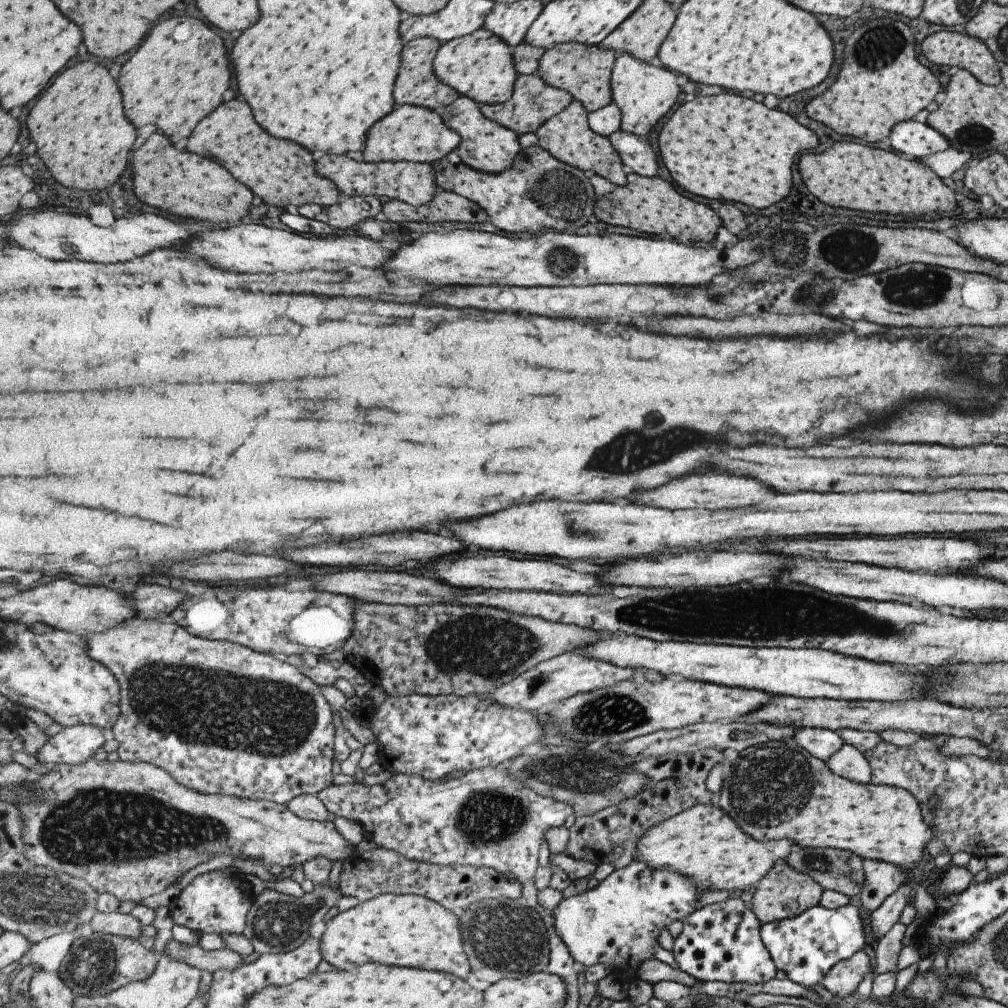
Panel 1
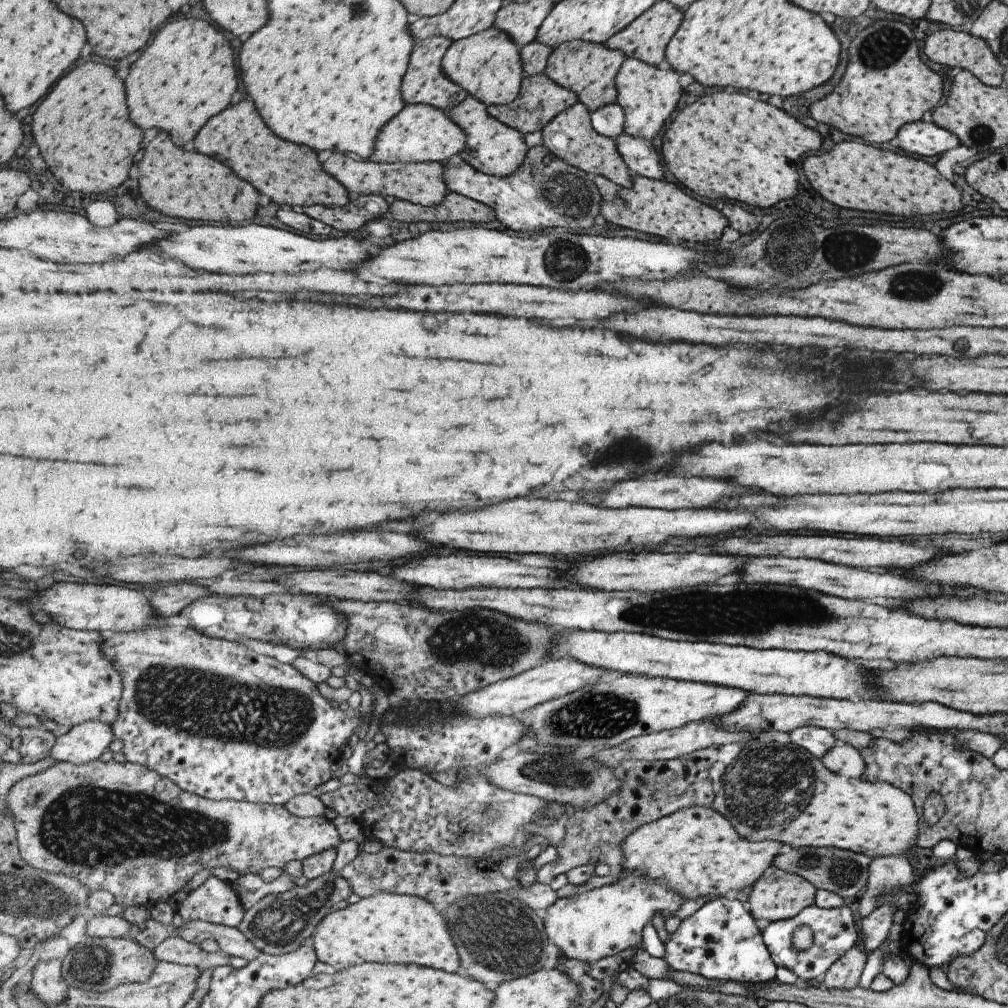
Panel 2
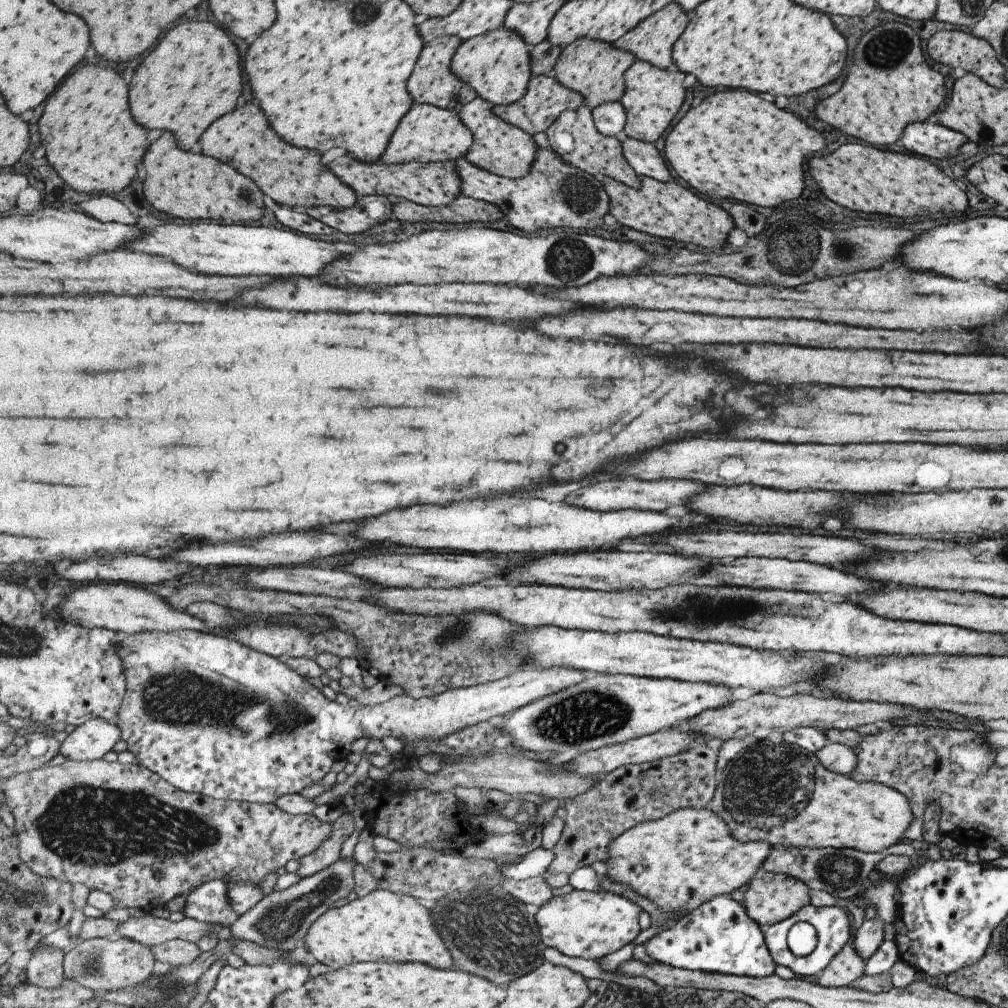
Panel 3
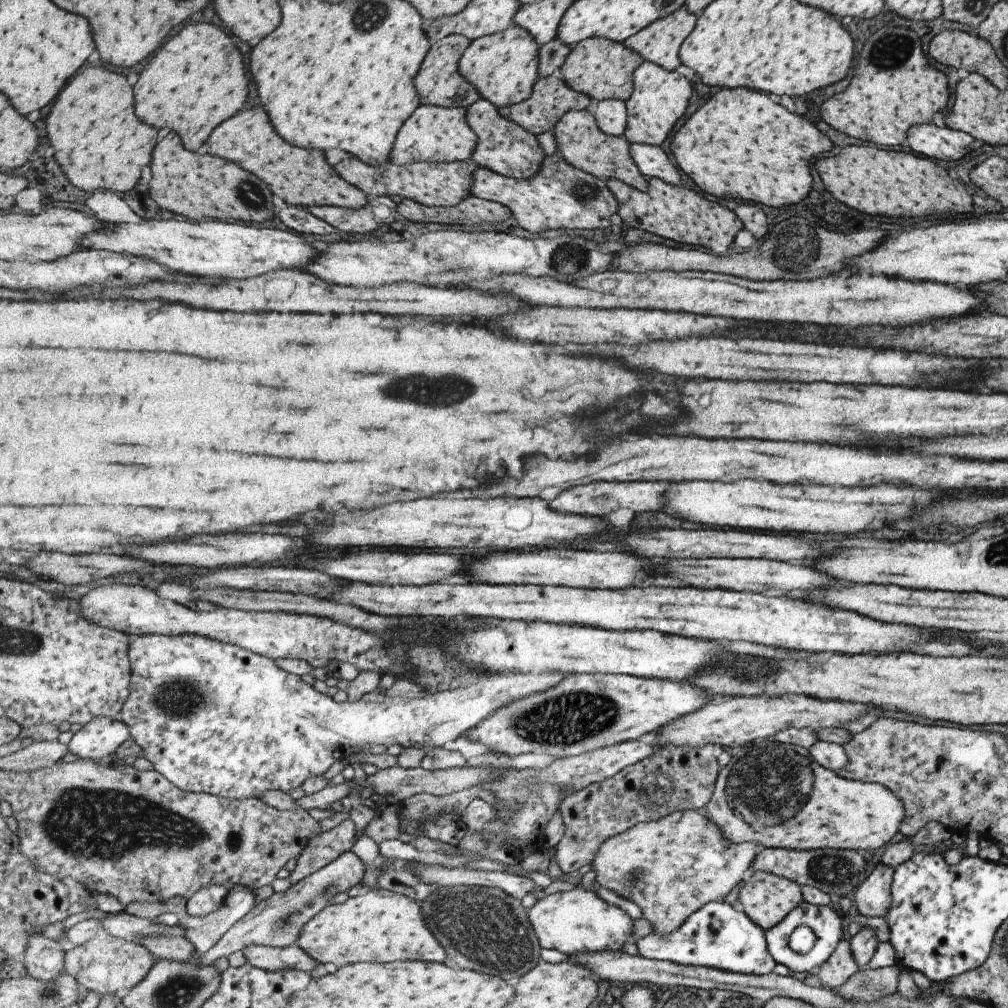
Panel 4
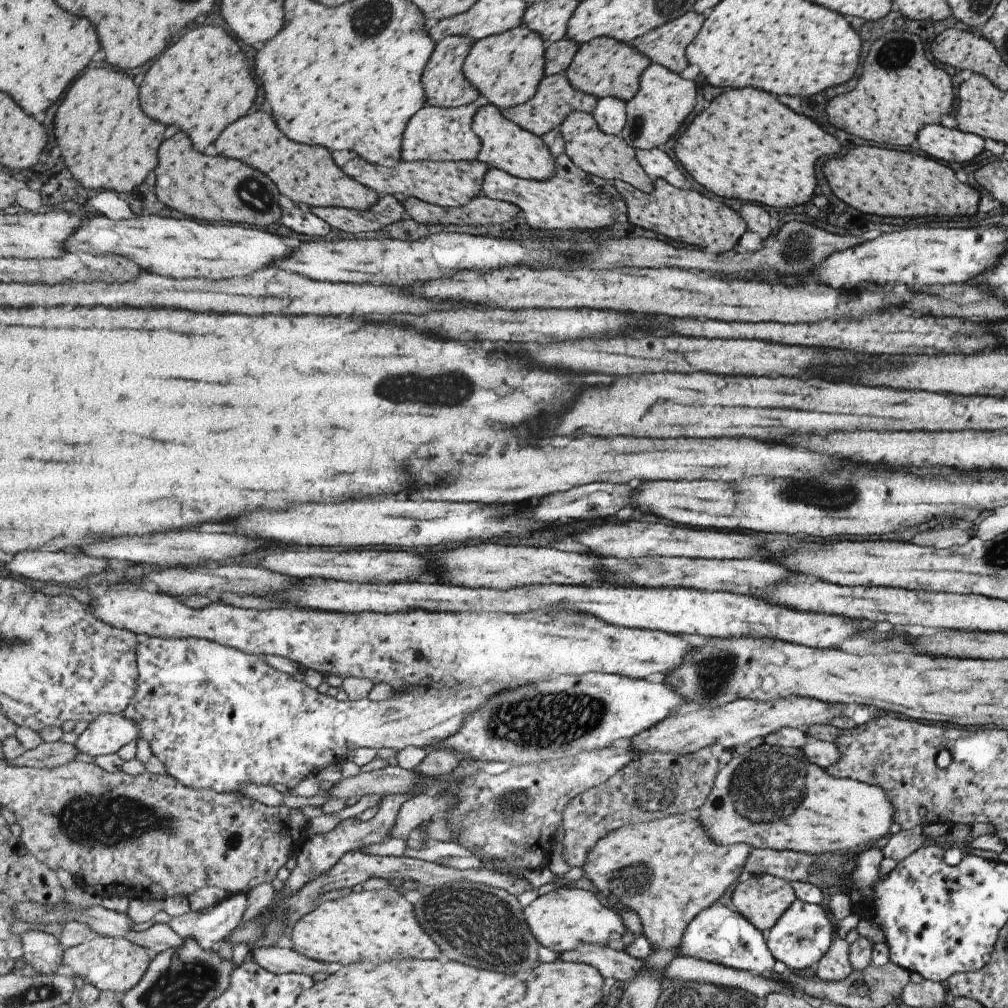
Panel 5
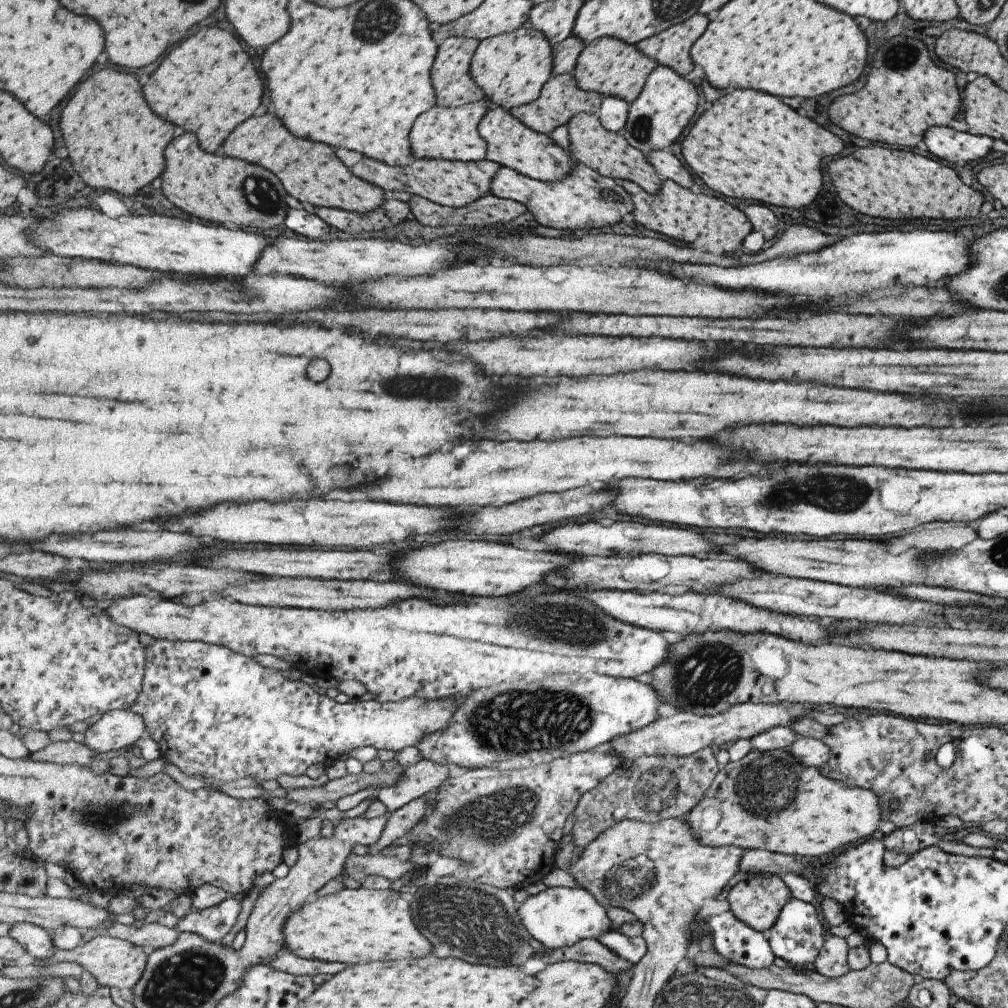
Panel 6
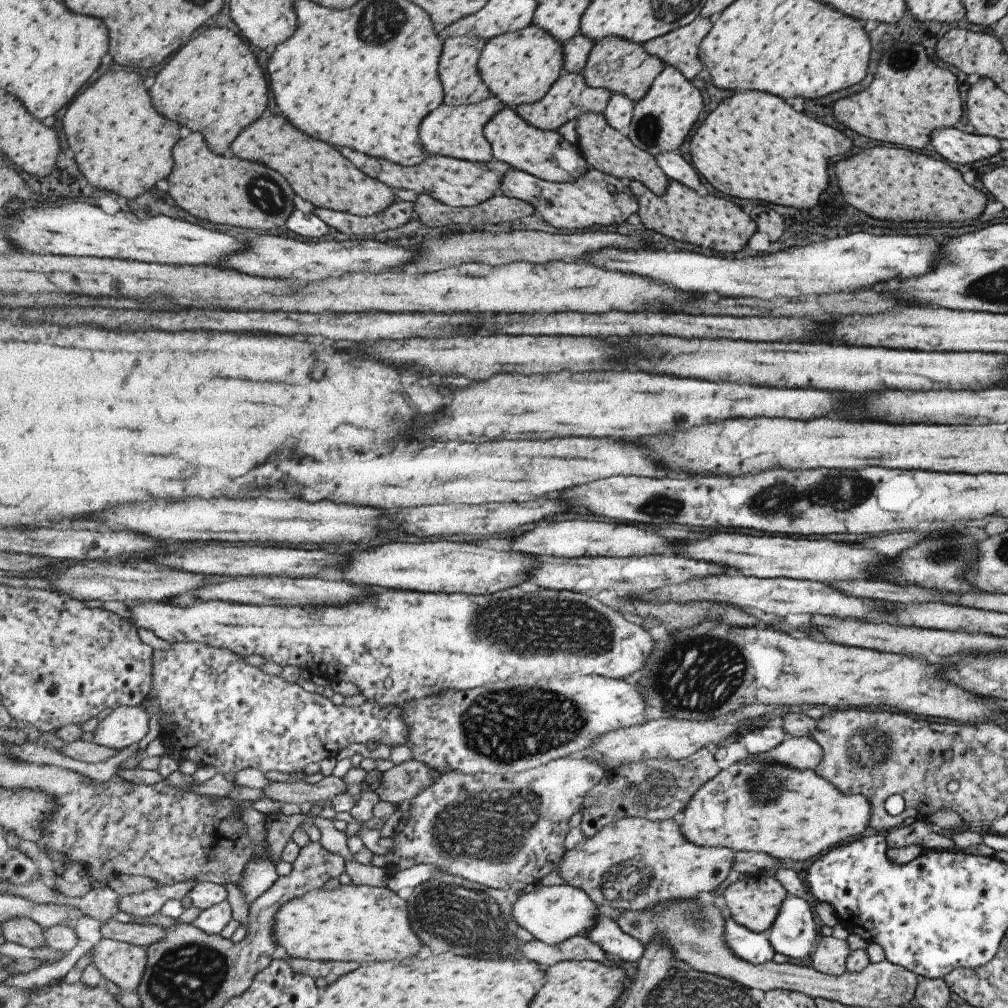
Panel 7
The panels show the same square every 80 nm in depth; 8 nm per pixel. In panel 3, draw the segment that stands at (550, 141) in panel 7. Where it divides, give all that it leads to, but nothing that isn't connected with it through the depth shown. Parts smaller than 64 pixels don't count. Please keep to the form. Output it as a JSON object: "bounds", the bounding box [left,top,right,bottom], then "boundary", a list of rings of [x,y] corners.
{"bounds":[459,96,540,179],"boundary":[[[478,96],[459,112],[463,122],[475,135],[474,145],[466,156],[469,162],[502,177],[512,179],[526,177],[531,172],[538,158],[540,147],[535,144],[535,140],[533,140],[530,132],[496,115],[494,104],[485,100],[483,97]]]}

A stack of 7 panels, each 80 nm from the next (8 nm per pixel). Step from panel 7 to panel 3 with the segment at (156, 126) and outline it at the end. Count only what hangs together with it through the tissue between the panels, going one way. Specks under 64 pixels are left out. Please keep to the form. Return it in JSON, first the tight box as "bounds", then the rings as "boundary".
{"bounds":[41,64,151,194],"boundary":[[[95,64],[83,66],[75,74],[71,74],[71,78],[67,78],[67,82],[55,92],[55,98],[47,102],[47,110],[41,118],[41,134],[47,146],[47,158],[55,166],[55,170],[63,176],[63,180],[69,186],[89,194],[103,194],[103,192],[111,194],[127,188],[135,180],[143,154],[147,154],[147,148],[151,146],[149,130],[139,126],[131,116],[129,84],[113,68],[105,70],[105,66],[95,66]]]}

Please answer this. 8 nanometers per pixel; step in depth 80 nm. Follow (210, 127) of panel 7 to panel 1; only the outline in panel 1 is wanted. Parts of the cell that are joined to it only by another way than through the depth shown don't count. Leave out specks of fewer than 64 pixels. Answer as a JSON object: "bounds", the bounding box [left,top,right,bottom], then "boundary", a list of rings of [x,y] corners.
{"bounds":[119,18,231,144],"boundary":[[[167,18],[165,22],[155,26],[155,30],[147,36],[147,42],[143,42],[135,56],[123,66],[119,86],[123,86],[123,98],[127,102],[127,116],[131,118],[131,122],[135,122],[135,126],[139,128],[147,124],[159,124],[159,130],[163,130],[177,144],[185,136],[189,138],[197,124],[223,104],[223,94],[231,88],[231,66],[225,42],[199,18]]]}

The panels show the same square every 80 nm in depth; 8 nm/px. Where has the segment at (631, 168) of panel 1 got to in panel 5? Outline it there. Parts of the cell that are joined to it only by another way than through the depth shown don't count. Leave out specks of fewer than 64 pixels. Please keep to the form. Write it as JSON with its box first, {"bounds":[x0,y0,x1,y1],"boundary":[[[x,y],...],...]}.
{"bounds":[635,147,685,188],"boundary":[[[658,147],[652,149],[636,149],[635,156],[641,168],[651,180],[661,179],[677,188],[685,186],[685,176],[677,168],[677,164]]]}

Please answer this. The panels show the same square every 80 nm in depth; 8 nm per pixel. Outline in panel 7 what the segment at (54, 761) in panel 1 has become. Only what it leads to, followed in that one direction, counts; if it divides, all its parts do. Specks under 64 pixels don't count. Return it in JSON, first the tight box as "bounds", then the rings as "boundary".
{"bounds":[93,704,149,750],"boundary":[[[143,704],[122,706],[99,722],[93,732],[96,743],[123,750],[141,742],[149,732],[149,712]]]}

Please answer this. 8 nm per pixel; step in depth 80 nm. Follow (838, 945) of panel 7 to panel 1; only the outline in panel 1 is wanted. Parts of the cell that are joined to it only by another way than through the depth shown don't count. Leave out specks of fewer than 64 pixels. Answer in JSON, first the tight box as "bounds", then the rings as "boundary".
{"bounds":[820,949,873,997],"boundary":[[[862,949],[856,950],[849,958],[838,960],[820,980],[835,997],[855,995],[863,975],[873,965],[873,959]]]}

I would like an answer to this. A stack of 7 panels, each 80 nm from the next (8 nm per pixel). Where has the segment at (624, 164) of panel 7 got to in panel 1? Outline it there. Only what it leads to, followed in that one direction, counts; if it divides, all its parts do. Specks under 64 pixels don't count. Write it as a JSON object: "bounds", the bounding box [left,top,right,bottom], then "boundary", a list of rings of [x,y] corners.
{"bounds":[535,101,627,187],"boundary":[[[573,101],[561,114],[550,118],[535,134],[538,144],[548,150],[555,158],[576,166],[581,170],[591,170],[594,175],[607,179],[615,186],[622,187],[626,183],[627,170],[619,154],[611,146],[608,138],[595,134],[588,122],[589,115],[581,101]]]}

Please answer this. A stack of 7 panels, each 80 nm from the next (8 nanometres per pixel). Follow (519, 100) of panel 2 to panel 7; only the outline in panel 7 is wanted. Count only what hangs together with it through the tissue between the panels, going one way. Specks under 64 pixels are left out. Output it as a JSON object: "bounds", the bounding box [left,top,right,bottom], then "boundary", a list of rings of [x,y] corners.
{"bounds":[517,72,612,131],"boundary":[[[564,72],[543,100],[525,103],[517,107],[518,113],[533,126],[543,130],[556,131],[569,120],[575,120],[583,113],[601,113],[606,108],[612,94],[608,90],[591,87],[585,82],[583,73]]]}

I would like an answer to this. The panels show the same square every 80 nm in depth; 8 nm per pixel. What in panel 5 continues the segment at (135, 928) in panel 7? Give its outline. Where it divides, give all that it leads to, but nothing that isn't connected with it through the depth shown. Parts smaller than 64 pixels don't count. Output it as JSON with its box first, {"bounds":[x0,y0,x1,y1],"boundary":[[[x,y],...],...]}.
{"bounds":[126,923,184,956],"boundary":[[[155,923],[144,931],[129,931],[126,938],[149,949],[153,956],[184,945],[184,938],[169,923]]]}

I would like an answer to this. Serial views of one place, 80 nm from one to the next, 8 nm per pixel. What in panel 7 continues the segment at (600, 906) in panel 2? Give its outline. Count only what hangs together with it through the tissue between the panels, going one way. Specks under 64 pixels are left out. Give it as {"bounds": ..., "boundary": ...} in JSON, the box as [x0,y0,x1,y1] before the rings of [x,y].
{"bounds":[512,885,598,945],"boundary":[[[562,885],[543,886],[536,890],[522,893],[516,900],[512,914],[515,922],[523,926],[535,939],[550,945],[561,944],[568,938],[583,935],[598,917],[597,908],[593,900],[583,889]]]}

